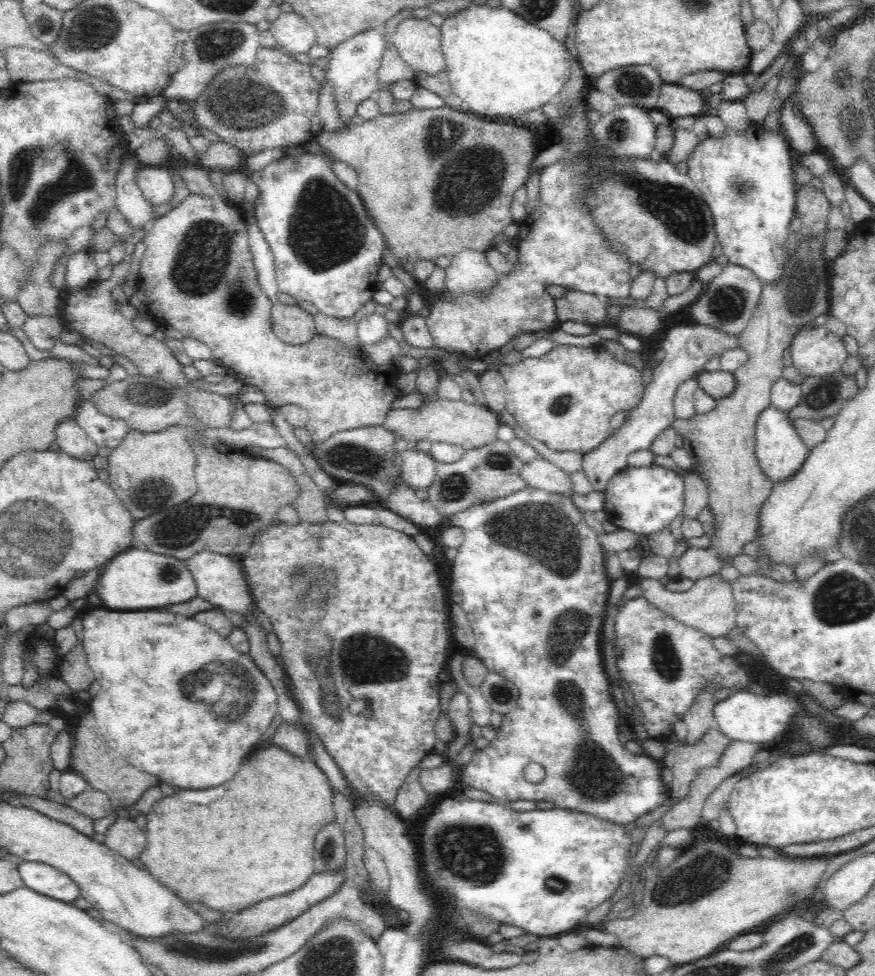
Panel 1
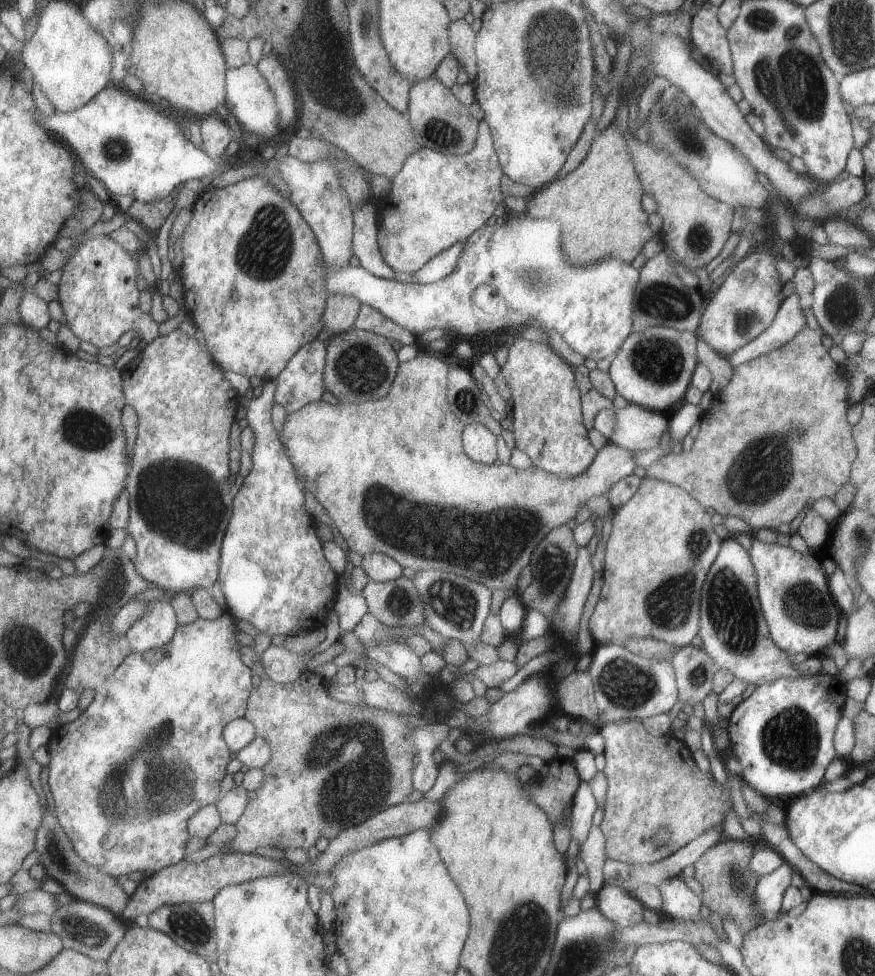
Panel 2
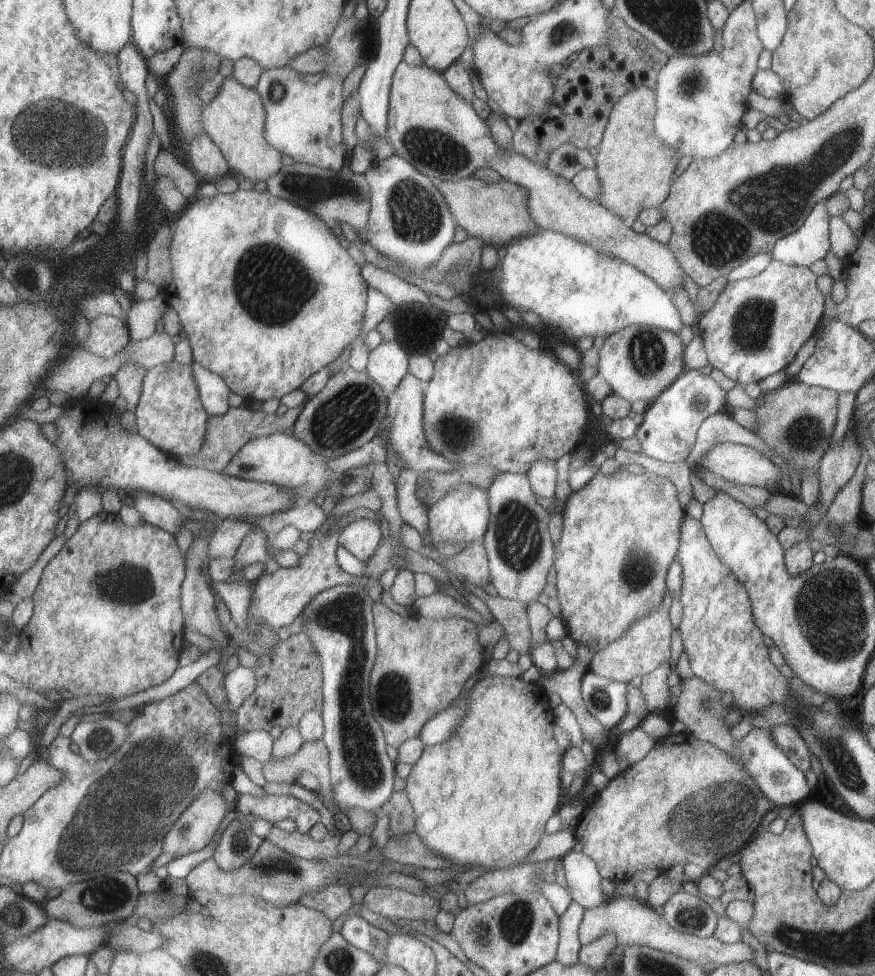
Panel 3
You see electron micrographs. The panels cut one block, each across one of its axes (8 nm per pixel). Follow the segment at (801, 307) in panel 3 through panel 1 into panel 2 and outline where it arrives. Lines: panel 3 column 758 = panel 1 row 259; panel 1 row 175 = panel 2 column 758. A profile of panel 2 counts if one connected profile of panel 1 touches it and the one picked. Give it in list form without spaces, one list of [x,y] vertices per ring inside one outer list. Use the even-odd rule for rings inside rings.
[[[750,251],[730,272],[718,288],[700,318],[697,338],[702,338],[714,352],[728,356],[758,338],[776,320],[780,304],[784,302],[784,285],[776,270],[780,256],[774,252]]]

